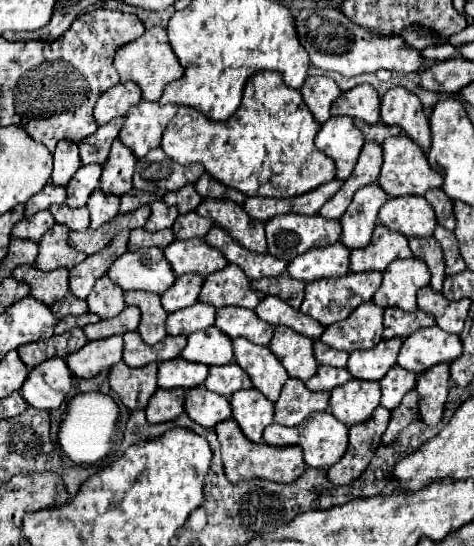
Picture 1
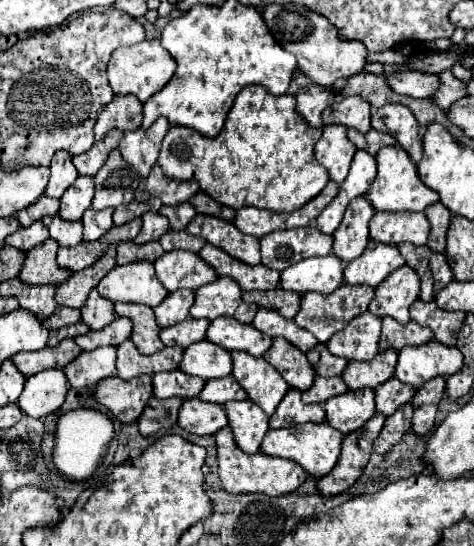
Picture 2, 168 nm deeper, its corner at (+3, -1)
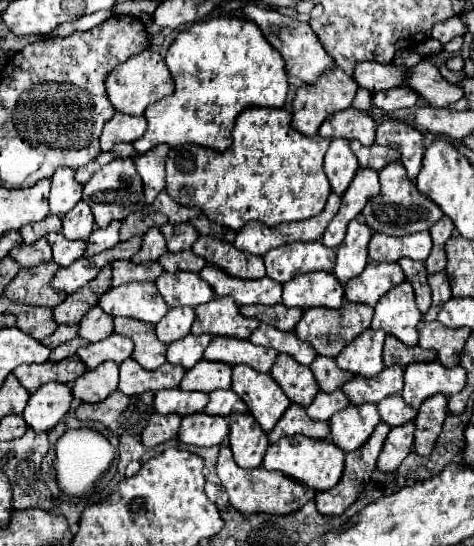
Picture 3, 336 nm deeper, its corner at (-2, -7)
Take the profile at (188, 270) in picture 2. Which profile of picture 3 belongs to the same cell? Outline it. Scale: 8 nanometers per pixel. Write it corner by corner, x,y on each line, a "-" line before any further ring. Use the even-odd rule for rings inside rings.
176,270
162,272
156,278
156,288
170,308
174,306
198,306
214,298
214,290
208,282
202,282
198,272

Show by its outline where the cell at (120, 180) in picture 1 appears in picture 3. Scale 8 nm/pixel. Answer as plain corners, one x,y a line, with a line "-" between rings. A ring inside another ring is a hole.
122,158
106,164
102,170
98,170
86,184
84,184
84,194
82,200
90,204
96,226
106,228
108,222
112,220
122,220
132,212
138,212
144,208
144,188
142,180
134,168
132,158

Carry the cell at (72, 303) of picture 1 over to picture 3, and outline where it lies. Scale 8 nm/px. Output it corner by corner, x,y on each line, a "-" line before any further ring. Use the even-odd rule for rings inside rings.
60,324
60,326
56,328
56,332
50,334
48,338
44,338
42,342
44,342
48,348
56,348
56,346
60,346
60,344
64,344
64,342
76,338
76,336
78,336
78,326
76,326
76,324

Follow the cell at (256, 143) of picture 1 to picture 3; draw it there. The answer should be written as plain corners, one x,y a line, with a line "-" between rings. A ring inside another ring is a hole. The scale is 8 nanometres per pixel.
246,108
234,124
234,142
226,152
186,144
170,148
166,158
166,190
182,206
198,206
212,222
240,230
246,222
258,220
266,226
306,220
324,210
330,196
330,182
322,170
322,160
330,140
322,136
304,136
292,128
292,112
278,108

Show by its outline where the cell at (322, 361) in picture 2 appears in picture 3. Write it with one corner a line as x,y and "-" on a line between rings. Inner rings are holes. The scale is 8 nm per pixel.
316,356
314,362
310,364
310,370
314,372
320,390
326,390
326,392
338,390
344,382
348,382
354,376
354,374
338,368
334,358
326,358
326,356

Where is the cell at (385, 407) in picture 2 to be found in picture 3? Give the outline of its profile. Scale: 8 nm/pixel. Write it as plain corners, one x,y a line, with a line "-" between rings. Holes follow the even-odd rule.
394,394
394,396
386,396
380,404
378,404
378,410
380,410
380,418
382,422
390,424
390,426
400,426
400,424
406,424
410,420
416,418
416,408
414,406
408,406
400,394

